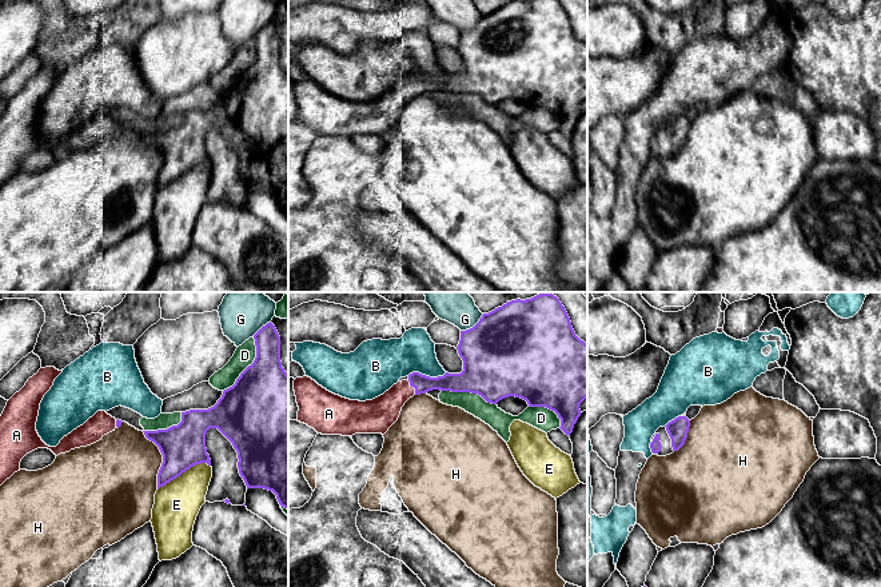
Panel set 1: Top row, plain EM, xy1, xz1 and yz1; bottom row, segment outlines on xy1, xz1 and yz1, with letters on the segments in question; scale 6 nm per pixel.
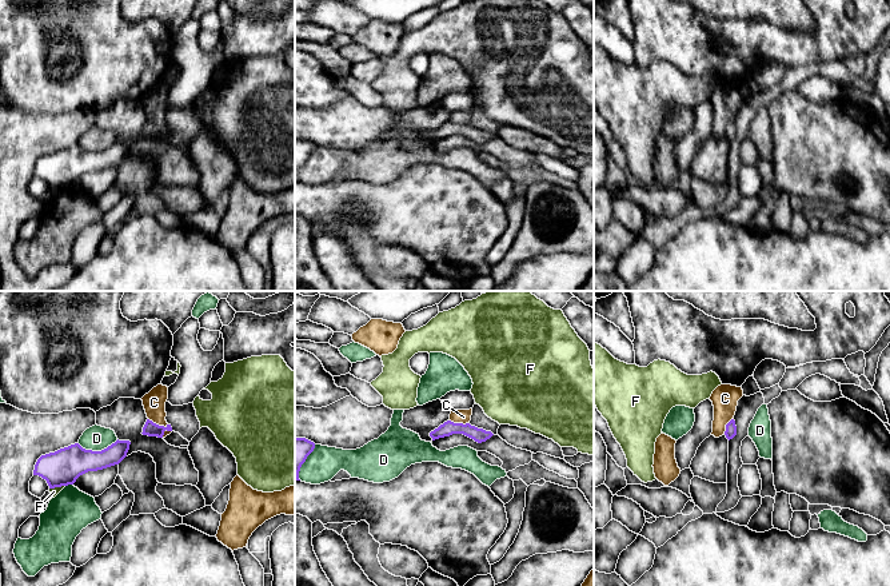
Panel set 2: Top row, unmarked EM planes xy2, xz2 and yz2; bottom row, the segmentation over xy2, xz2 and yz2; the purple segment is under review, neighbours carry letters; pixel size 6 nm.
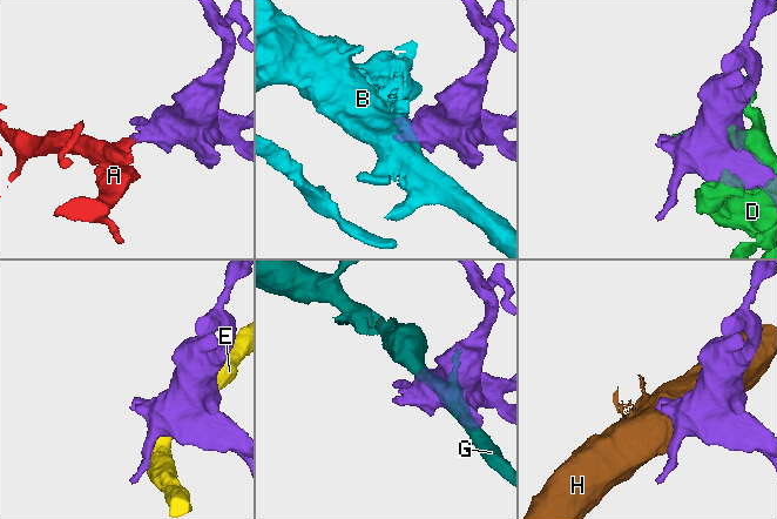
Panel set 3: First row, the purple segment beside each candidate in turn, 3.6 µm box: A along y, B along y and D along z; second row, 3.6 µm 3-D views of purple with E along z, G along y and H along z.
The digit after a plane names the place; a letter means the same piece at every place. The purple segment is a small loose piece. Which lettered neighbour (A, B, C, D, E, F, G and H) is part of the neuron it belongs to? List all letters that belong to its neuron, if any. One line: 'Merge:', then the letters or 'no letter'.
Merge: A

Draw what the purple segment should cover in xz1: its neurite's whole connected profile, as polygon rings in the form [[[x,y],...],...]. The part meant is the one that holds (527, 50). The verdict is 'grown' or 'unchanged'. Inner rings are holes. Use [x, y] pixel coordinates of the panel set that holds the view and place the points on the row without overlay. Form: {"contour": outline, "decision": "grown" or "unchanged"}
{"contour": [[[559,0],[511,1],[489,15],[470,31],[461,32],[457,48],[463,61],[461,75],[430,79],[419,73],[398,83],[383,96],[366,103],[350,101],[335,96],[308,77],[294,81],[299,108],[298,123],[307,125],[322,136],[352,137],[355,135],[382,135],[398,121],[402,108],[414,96],[432,91],[471,93],[487,104],[515,97],[529,108],[546,108],[561,120],[561,131],[570,137],[581,117],[579,105],[587,99],[587,44],[581,41]]], "decision": "grown"}

